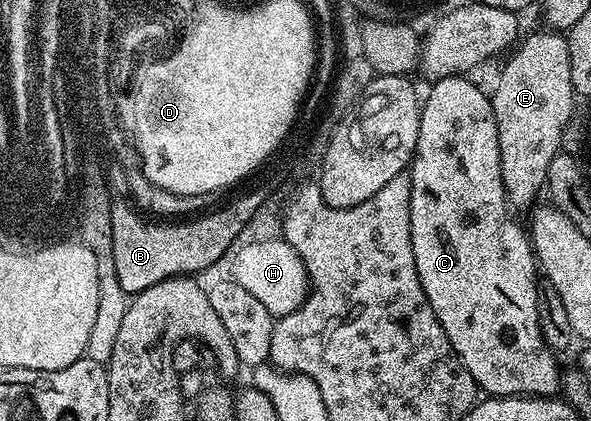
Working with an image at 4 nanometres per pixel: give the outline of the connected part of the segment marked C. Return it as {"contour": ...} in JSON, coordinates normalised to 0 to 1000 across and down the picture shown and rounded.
{"contour":[[[753,178],[729,200],[724,228],[719,223],[711,259],[711,314],[704,363],[694,390],[694,423],[697,456],[694,458],[694,558],[701,591],[701,620],[707,639],[707,658],[714,667],[714,686],[782,867],[802,895],[807,922],[826,943],[858,943],[861,938],[897,938],[902,943],[934,943],[948,929],[951,898],[949,874],[941,874],[942,846],[920,815],[914,779],[914,708],[907,694],[910,679],[910,627],[907,599],[900,594],[900,570],[895,551],[880,542],[871,520],[868,494],[860,480],[860,461],[853,447],[849,420],[849,373],[844,368],[843,287],[838,285],[838,264],[827,219],[817,216],[805,197],[797,197],[785,178]]]}

